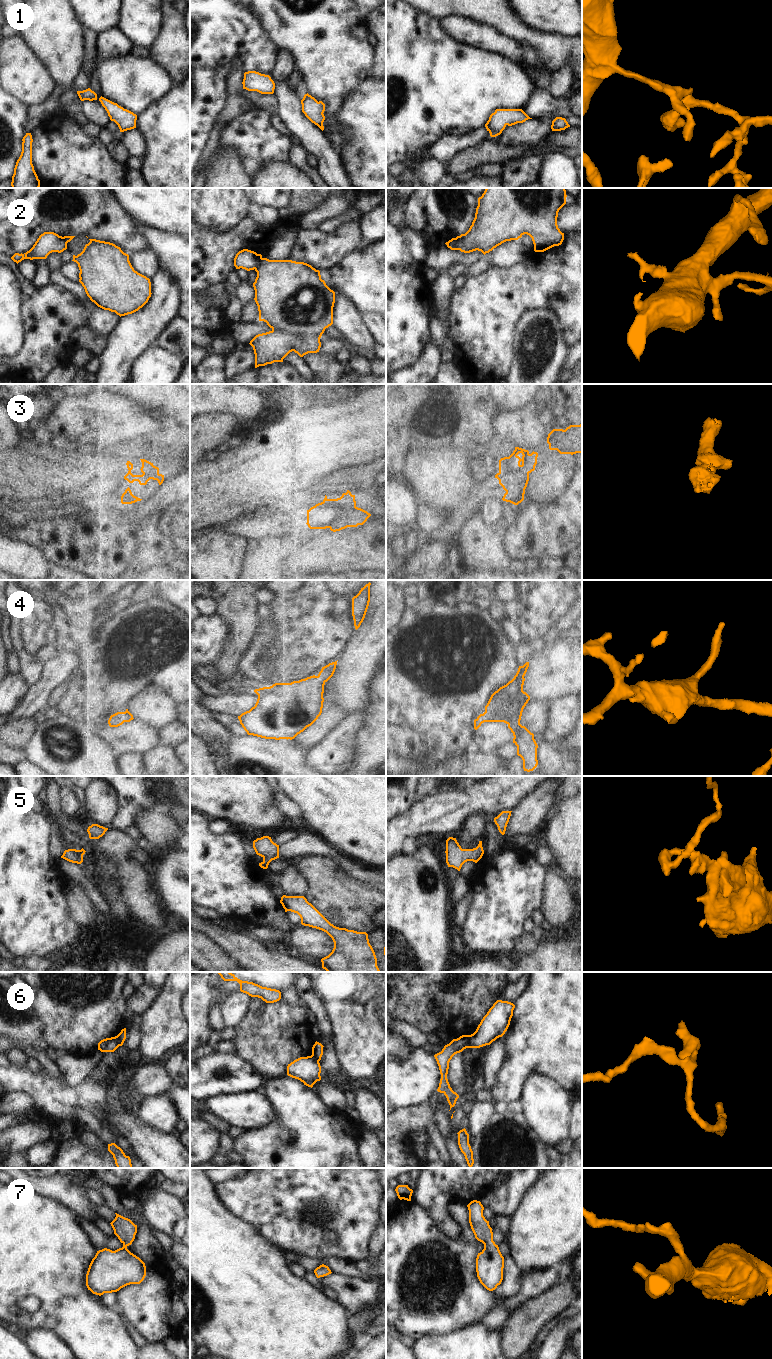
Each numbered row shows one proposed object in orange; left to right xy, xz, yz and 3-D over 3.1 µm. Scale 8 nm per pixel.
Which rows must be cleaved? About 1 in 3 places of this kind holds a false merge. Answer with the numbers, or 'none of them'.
2, 6

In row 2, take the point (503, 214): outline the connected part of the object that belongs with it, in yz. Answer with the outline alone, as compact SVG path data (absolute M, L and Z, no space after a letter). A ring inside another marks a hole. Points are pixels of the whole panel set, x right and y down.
M486 188L478 198L475 218L469 230L456 238L461 241L461 252L481 251L484 255L506 241L518 240L524 234L532 238L535 252L544 252L559 246L564 240L564 233L557 225L559 210L566 204L565 188Z

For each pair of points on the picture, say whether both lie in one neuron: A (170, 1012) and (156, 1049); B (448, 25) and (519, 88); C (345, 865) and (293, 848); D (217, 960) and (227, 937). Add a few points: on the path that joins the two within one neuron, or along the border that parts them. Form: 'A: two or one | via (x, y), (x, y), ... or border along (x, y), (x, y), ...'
A: one | via (163, 1021), (161, 1031), (156, 1040)
B: two | border along (451, 36), (463, 44), (495, 52)
C: one | via (332, 853), (323, 848), (306, 848)
D: two | border along (203, 934), (206, 934), (216, 942), (236, 961)

